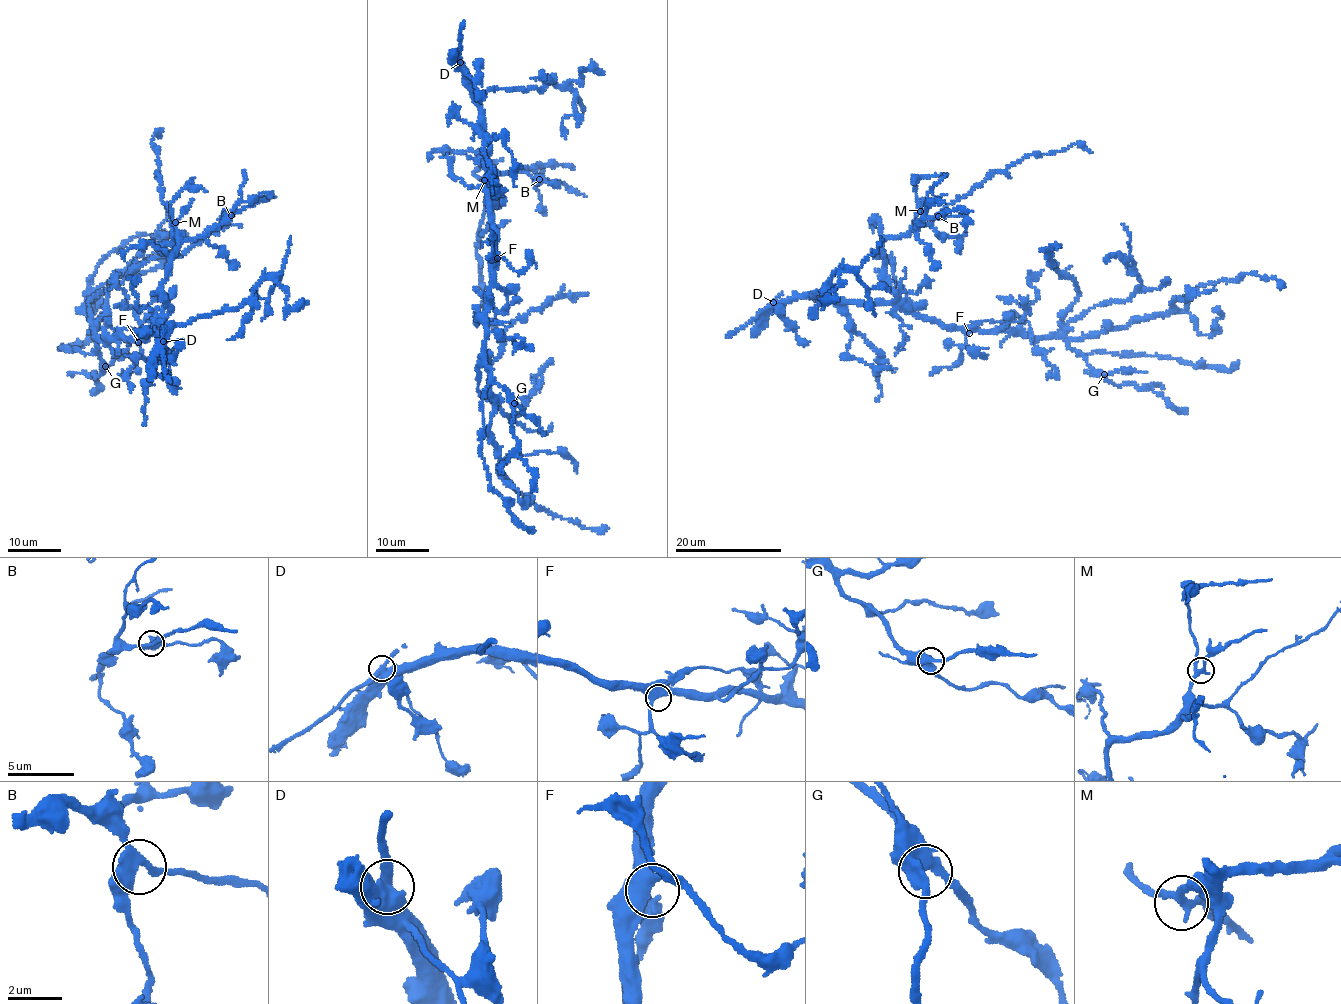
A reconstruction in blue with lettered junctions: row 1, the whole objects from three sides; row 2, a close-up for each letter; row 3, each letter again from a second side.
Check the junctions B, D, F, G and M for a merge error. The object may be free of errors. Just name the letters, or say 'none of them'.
D

